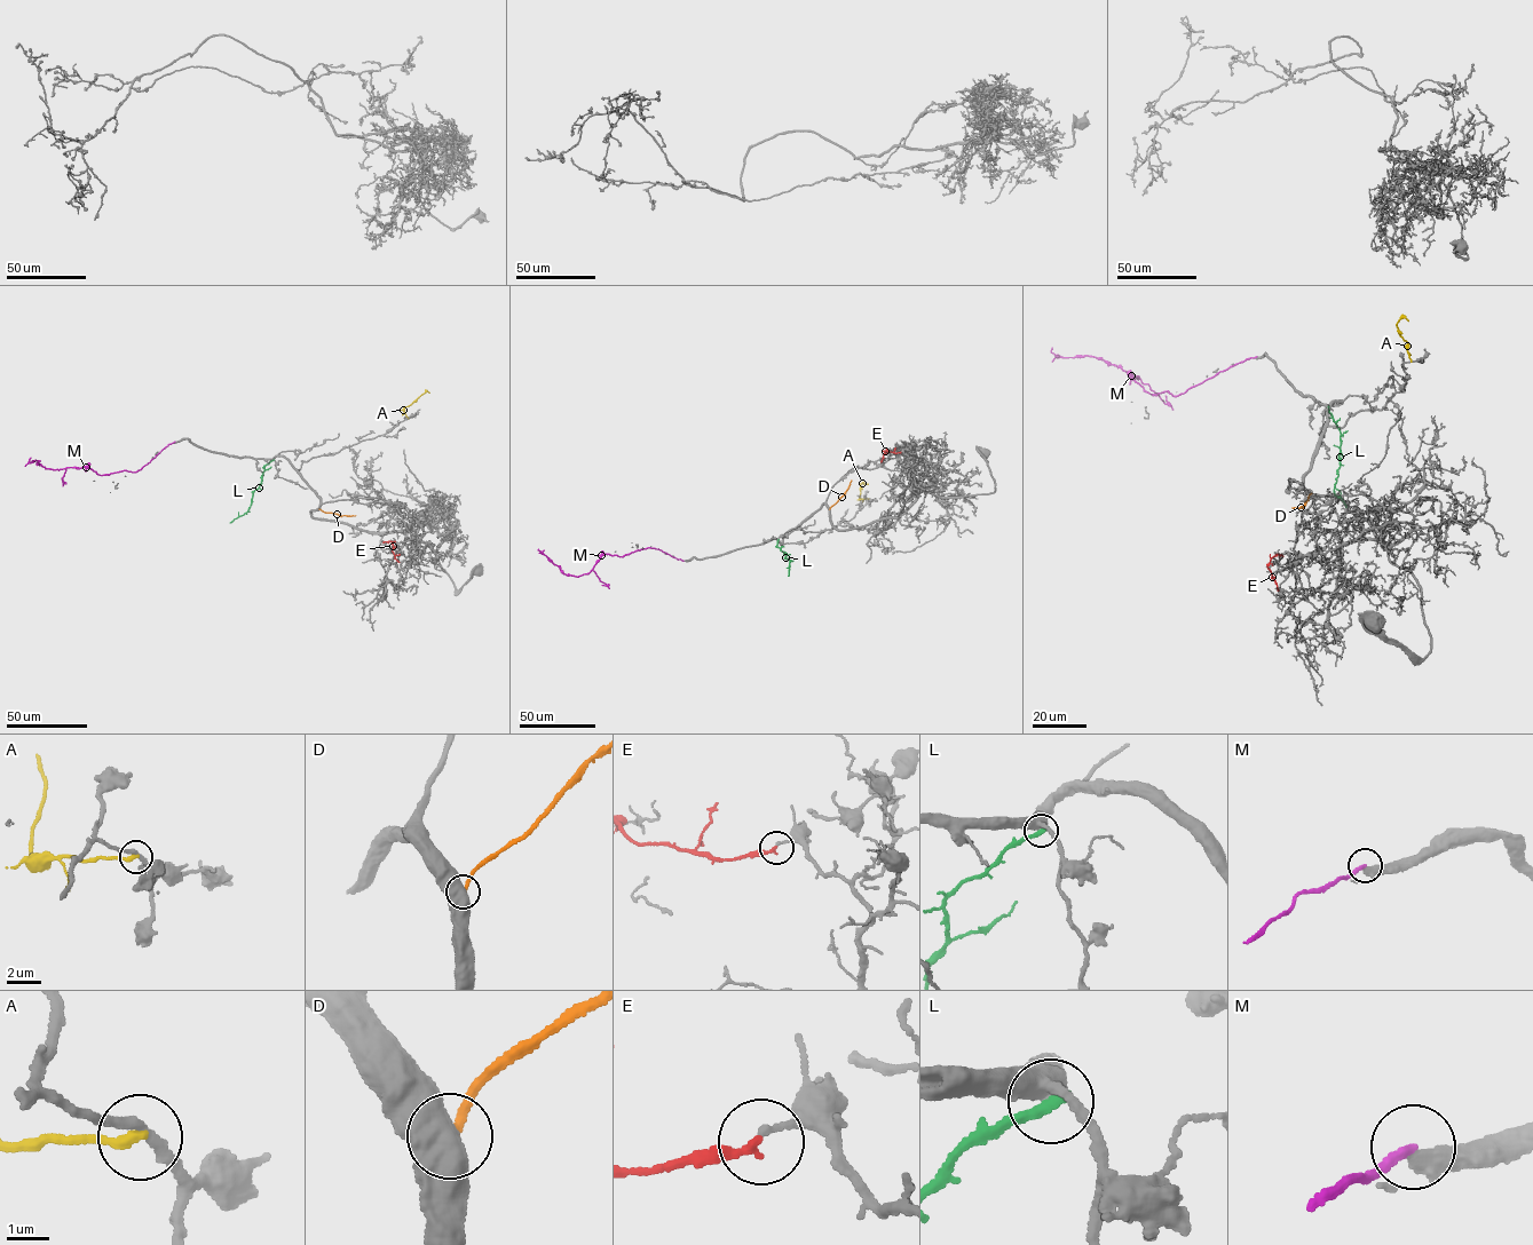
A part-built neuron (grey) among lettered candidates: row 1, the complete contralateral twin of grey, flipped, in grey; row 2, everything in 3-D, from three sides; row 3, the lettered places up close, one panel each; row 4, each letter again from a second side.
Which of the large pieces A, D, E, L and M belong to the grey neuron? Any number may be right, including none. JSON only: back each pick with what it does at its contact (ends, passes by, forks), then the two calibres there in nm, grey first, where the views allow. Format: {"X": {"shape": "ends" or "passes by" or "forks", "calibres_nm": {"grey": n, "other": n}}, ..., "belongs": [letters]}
{"belongs": []}

